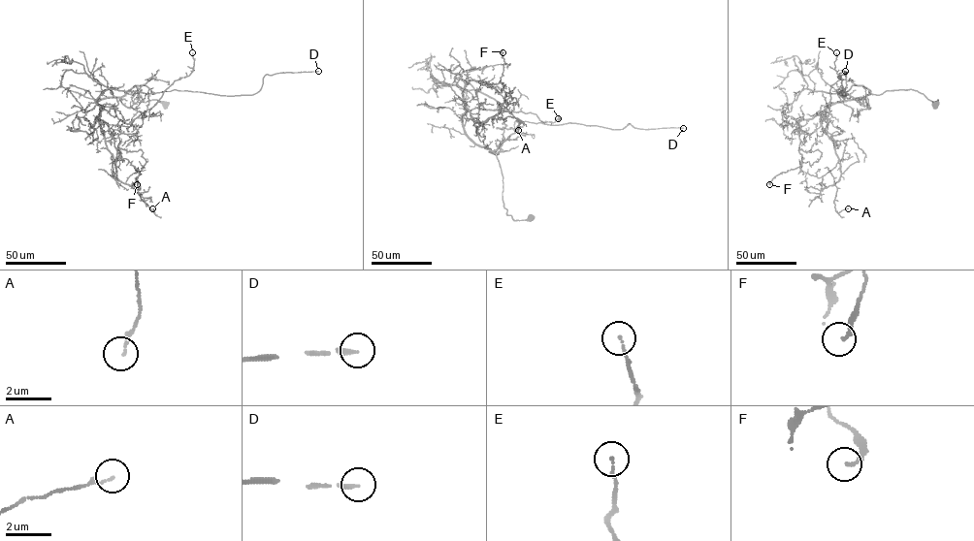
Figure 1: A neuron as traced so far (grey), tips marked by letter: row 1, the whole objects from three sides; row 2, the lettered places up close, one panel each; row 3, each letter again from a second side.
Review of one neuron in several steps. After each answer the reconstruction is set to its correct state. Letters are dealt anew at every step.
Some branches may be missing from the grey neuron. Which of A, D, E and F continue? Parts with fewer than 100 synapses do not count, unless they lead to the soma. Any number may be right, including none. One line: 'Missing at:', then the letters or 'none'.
Missing at: D

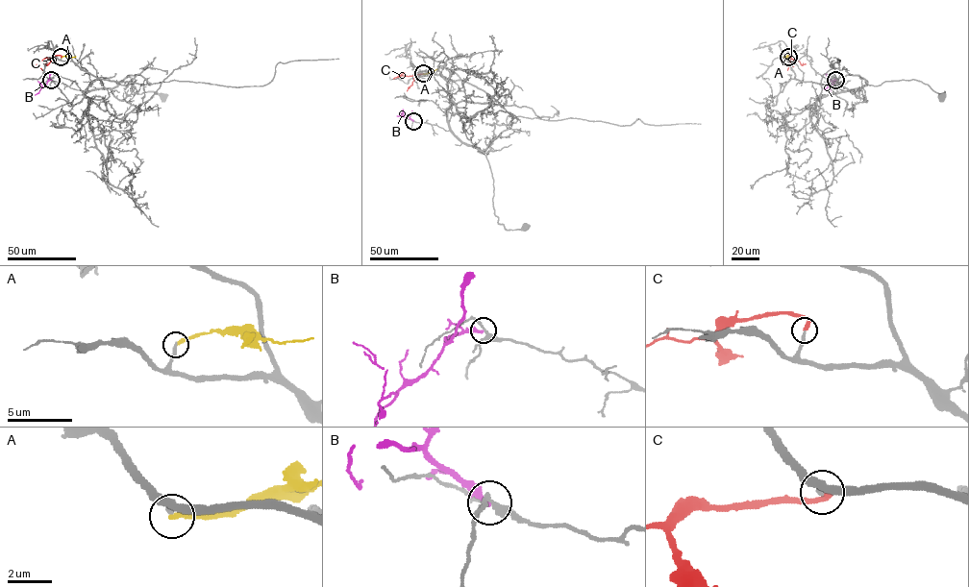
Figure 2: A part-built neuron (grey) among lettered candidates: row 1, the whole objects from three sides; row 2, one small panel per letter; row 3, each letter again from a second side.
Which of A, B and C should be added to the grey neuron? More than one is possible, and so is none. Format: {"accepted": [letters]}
{"accepted": ["C"]}

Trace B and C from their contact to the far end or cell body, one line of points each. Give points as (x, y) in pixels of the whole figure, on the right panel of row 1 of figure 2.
B: (835, 80), (832, 82), (831, 95)
C: (788, 57), (790, 65), (787, 70)

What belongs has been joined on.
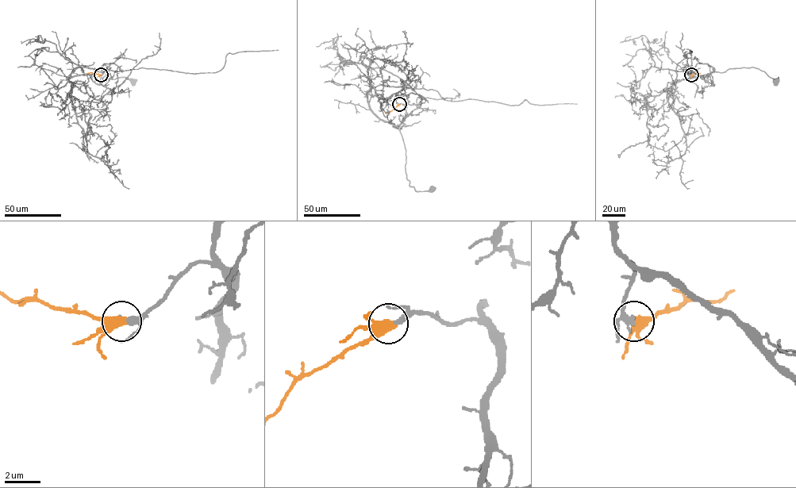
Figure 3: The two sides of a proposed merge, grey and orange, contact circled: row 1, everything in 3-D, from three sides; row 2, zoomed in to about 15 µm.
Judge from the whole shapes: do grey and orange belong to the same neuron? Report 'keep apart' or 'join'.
join

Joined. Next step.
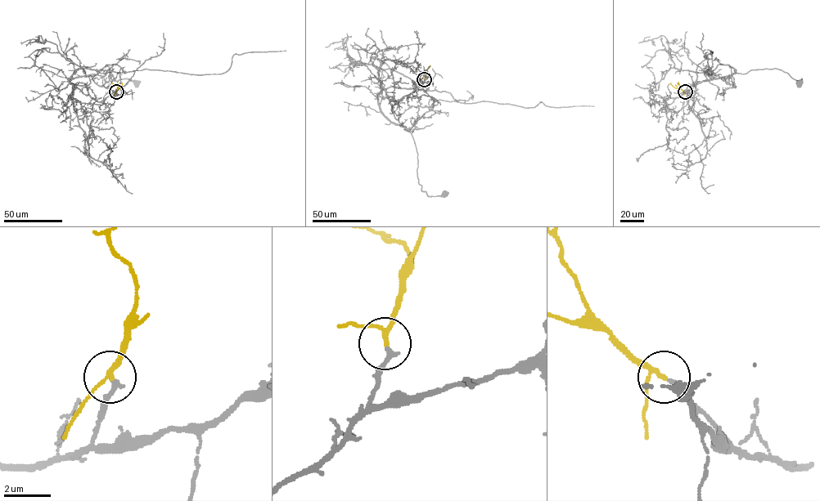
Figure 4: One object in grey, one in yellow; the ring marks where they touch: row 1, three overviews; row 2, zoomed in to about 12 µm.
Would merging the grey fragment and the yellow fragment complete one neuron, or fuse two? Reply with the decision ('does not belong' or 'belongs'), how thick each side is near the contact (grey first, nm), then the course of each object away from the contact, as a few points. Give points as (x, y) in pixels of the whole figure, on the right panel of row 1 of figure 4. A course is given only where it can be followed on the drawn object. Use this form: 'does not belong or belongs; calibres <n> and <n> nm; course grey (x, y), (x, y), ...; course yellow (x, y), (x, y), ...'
belongs; calibres 200 and 140 nm; course grey (685, 92), (693, 96), (693, 101), (691, 85), (752, 69), (777, 69), (797, 81), (801, 78), (799, 82); course yellow (685, 91), (670, 82)

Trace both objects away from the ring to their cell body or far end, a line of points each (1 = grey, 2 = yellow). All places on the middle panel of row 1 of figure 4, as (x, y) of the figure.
1: (424, 79), (416, 88), (384, 89), (379, 105), (391, 122), (411, 133), (422, 190), (428, 195), (444, 193)
2: (424, 79), (430, 65)

